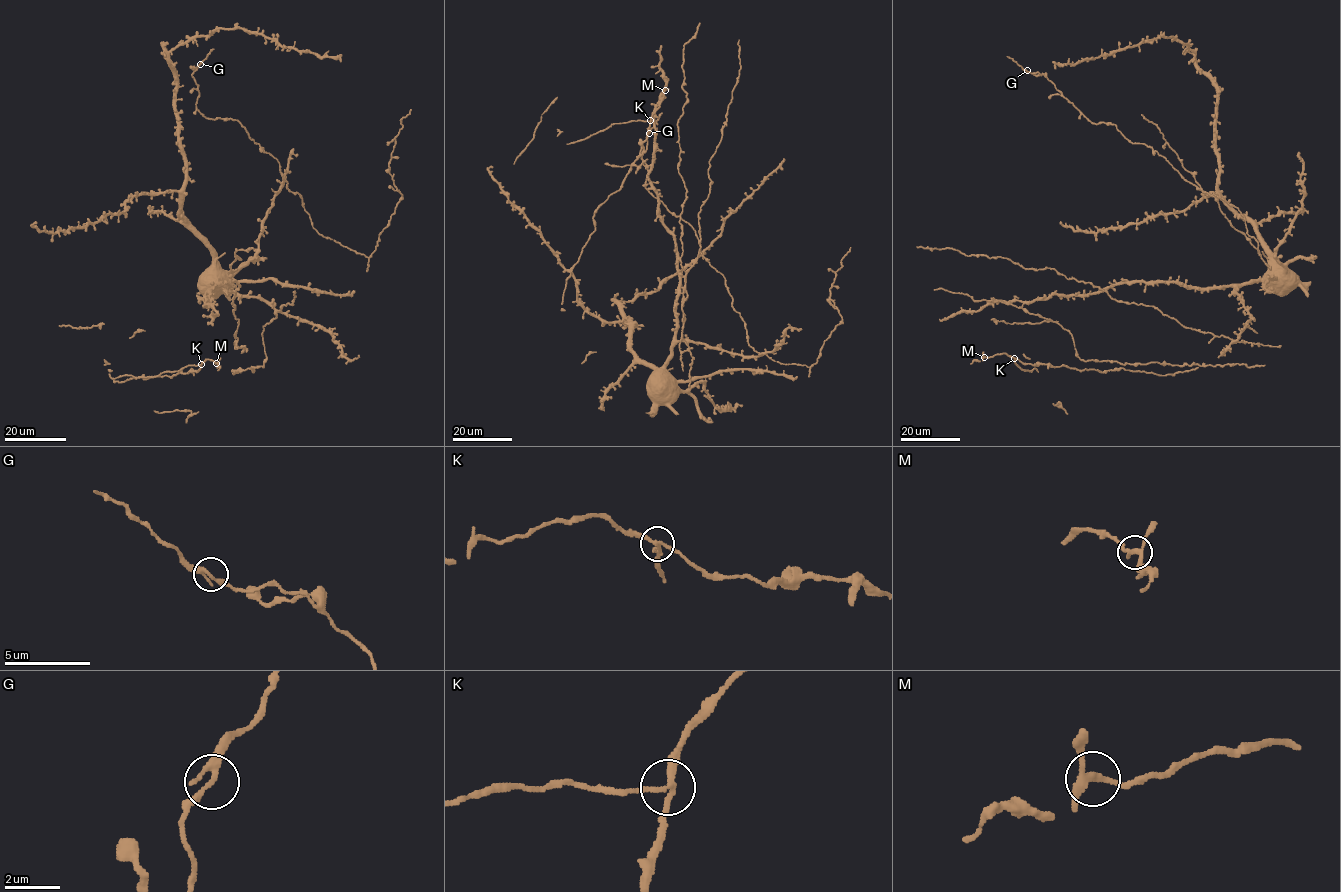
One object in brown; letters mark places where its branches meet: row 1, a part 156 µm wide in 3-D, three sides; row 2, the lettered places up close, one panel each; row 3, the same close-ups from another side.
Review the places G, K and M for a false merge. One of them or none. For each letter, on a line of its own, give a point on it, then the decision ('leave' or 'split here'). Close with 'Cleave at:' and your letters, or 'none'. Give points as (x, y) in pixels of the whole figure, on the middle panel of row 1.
G: at (649, 133); leave
K: at (650, 120); split here
M: at (665, 90); leave
Cleave at: K

